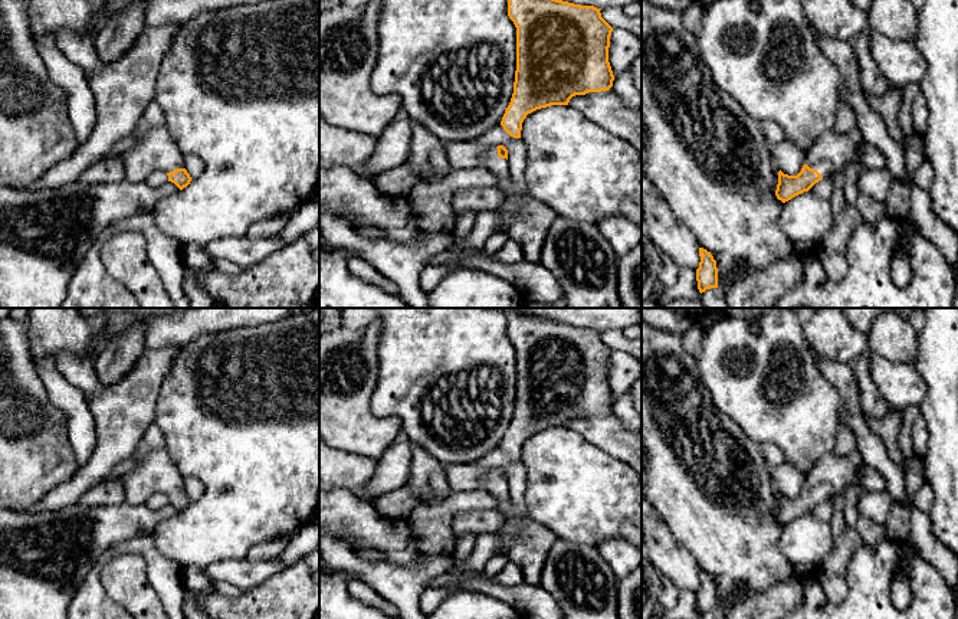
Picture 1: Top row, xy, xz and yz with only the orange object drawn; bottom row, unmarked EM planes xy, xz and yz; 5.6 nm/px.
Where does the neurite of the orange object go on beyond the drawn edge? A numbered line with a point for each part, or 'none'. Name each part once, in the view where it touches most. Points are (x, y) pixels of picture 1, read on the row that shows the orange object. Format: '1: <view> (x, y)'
1: yz (832, 151)

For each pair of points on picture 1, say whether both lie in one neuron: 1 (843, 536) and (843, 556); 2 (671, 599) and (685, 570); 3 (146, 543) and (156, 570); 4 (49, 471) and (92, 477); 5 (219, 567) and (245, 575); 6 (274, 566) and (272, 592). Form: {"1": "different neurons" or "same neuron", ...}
{"1": "same neuron", "2": "different neurons", "3": "same neuron", "4": "different neurons", "5": "same neuron", "6": "different neurons"}

